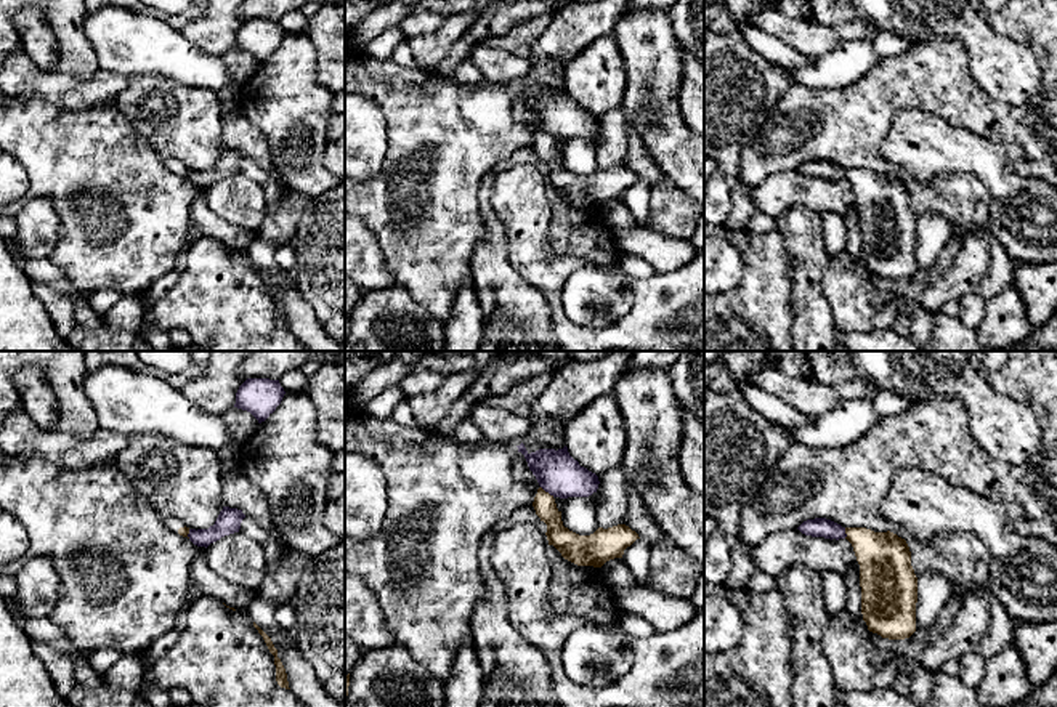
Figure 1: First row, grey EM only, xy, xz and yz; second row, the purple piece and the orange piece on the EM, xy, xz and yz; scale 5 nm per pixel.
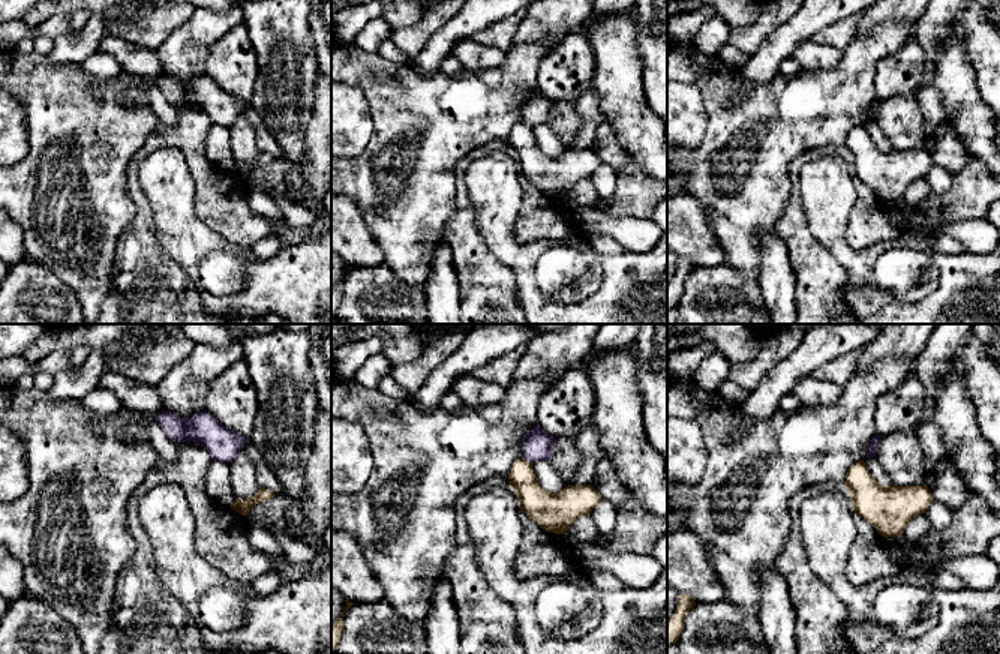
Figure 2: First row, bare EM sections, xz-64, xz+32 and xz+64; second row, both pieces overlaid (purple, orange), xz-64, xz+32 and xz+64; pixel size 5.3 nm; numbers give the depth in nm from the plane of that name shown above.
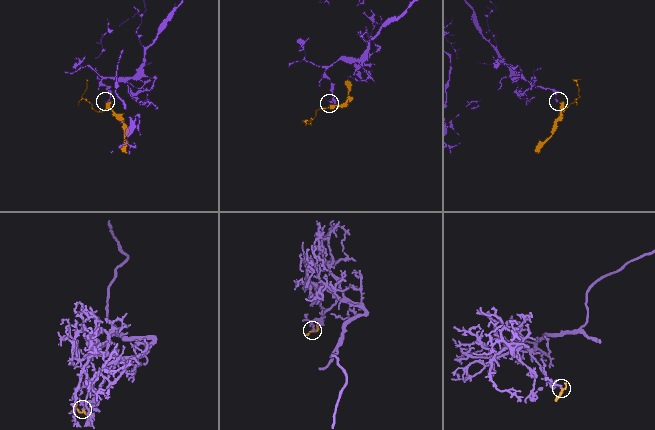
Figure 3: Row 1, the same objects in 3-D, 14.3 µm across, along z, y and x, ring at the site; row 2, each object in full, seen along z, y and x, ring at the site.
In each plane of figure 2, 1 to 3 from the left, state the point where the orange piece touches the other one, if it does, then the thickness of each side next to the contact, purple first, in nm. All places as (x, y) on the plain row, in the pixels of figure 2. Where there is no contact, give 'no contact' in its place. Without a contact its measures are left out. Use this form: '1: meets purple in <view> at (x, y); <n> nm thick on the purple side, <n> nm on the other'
1: no contact
2: meets purple in xz+32 at (526, 123); 160 nm thick on the purple side, 170 nm on the other
3: no contact

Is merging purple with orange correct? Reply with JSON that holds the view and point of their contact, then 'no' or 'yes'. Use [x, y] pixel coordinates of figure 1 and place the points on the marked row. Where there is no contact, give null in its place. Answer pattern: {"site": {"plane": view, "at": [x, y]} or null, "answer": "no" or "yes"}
{"site": {"plane": "xz", "at": [547, 491]}, "answer": "no"}

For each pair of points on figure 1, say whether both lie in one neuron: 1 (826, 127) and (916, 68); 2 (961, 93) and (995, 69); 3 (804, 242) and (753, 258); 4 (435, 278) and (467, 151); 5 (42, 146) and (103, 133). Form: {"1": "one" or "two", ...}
{"1": "one", "2": "two", "3": "two", "4": "one", "5": "one"}

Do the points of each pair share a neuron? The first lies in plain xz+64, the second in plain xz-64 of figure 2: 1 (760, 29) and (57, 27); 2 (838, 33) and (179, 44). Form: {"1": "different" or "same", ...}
{"1": "different", "2": "different"}

